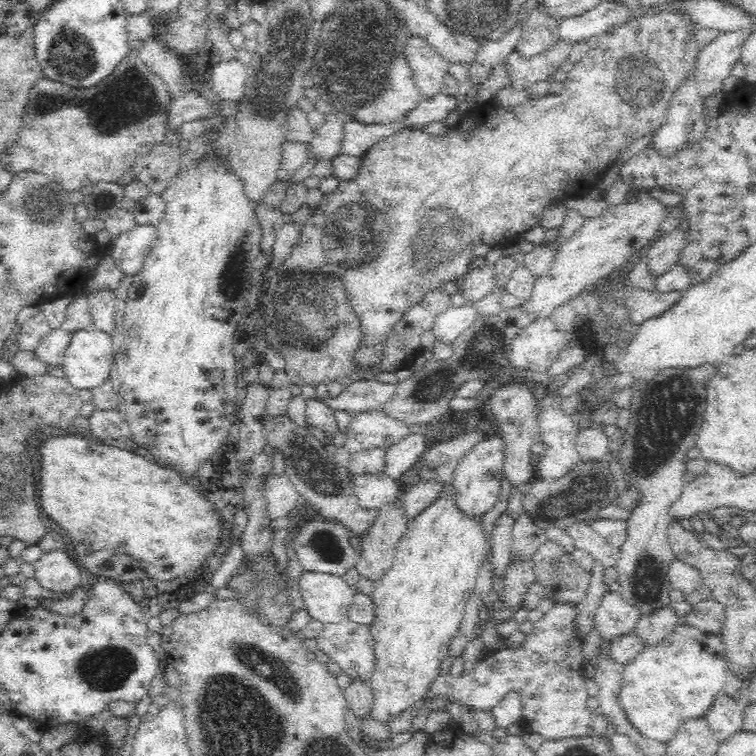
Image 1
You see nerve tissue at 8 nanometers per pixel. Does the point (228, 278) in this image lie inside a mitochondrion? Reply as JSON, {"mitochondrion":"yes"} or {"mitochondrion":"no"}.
{"mitochondrion":"yes"}

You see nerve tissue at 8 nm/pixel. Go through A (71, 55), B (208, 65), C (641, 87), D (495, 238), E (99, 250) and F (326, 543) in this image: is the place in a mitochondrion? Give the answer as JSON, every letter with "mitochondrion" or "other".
{"A":"mitochondrion","B":"other","C":"mitochondrion","D":"other","E":"other","F":"mitochondrion"}

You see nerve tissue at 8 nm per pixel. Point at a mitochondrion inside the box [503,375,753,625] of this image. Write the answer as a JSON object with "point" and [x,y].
{"point":[645,580]}

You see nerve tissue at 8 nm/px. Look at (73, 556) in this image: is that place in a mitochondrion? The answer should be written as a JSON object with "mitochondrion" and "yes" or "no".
{"mitochondrion":"no"}

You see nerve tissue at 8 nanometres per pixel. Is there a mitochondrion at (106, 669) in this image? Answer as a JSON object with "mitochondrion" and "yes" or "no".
{"mitochondrion":"yes"}

